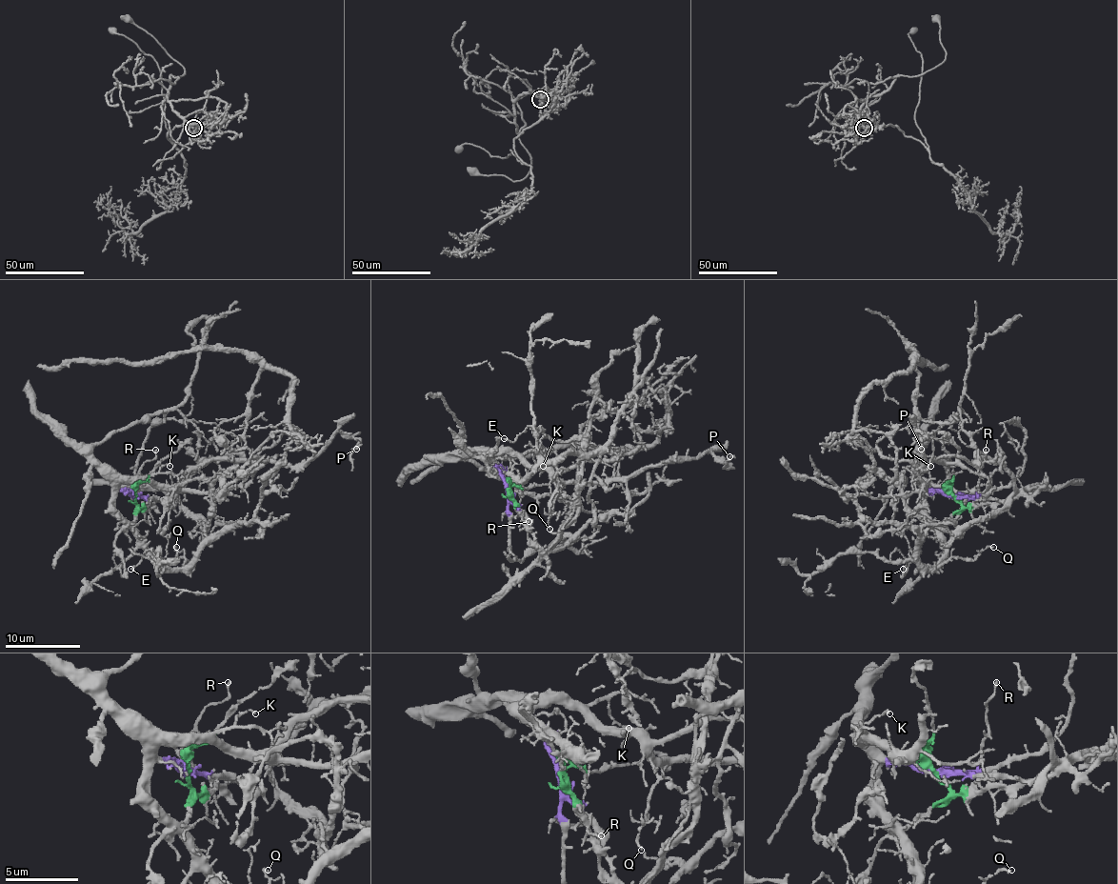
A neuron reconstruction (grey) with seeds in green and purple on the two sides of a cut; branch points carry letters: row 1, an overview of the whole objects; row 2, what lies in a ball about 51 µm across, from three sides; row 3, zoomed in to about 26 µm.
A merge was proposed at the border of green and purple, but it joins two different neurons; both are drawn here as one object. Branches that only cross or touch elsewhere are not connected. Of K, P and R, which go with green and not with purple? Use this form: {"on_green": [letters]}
{"on_green": []}

